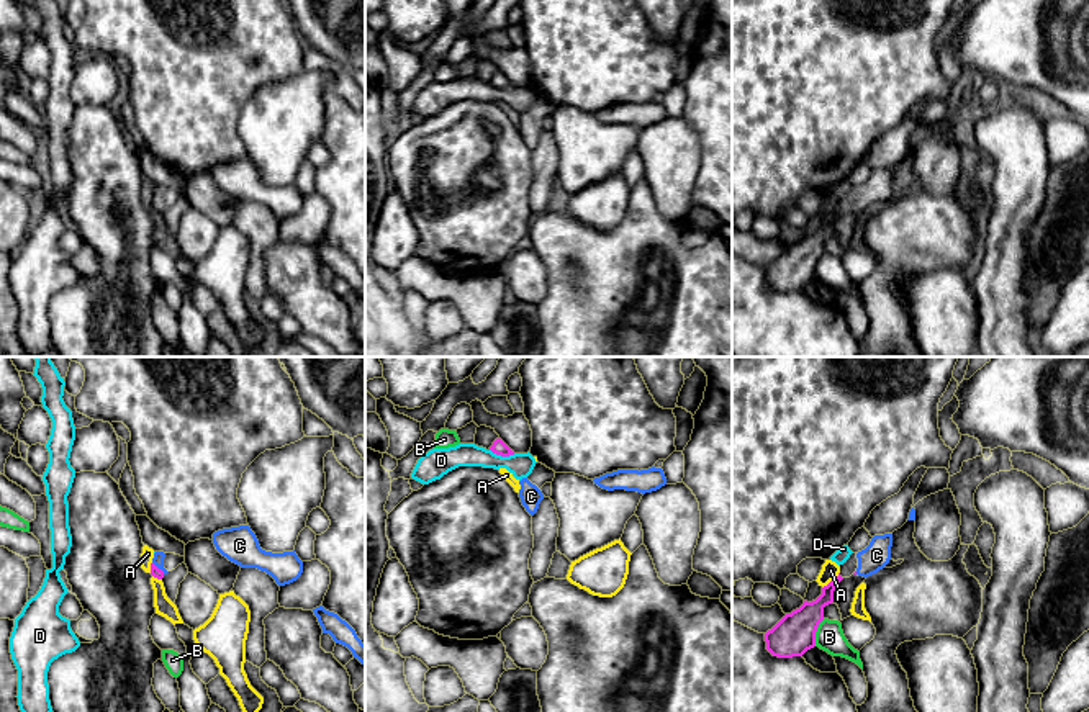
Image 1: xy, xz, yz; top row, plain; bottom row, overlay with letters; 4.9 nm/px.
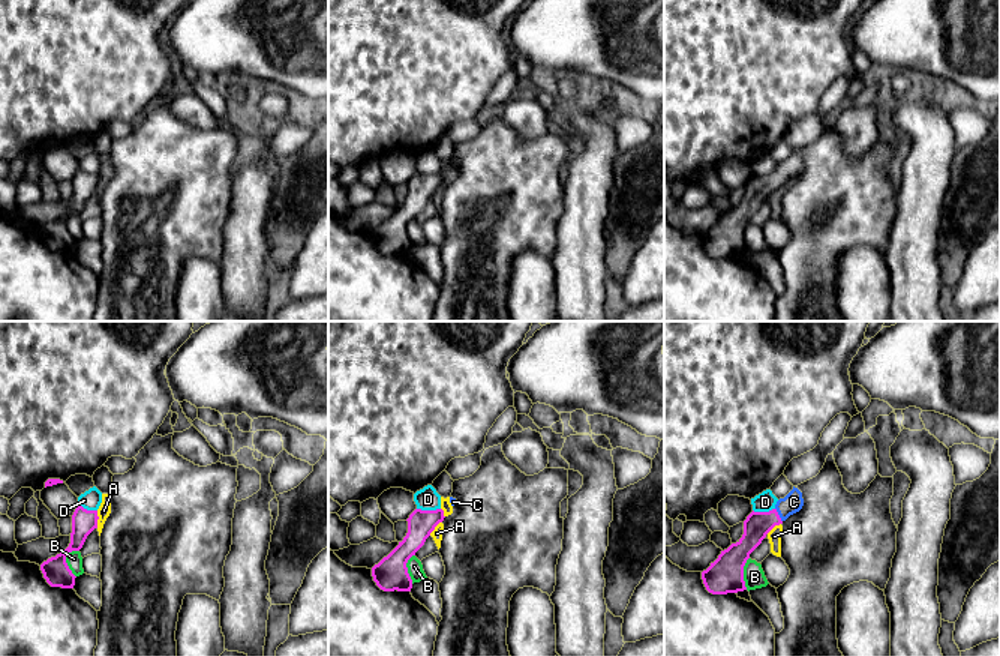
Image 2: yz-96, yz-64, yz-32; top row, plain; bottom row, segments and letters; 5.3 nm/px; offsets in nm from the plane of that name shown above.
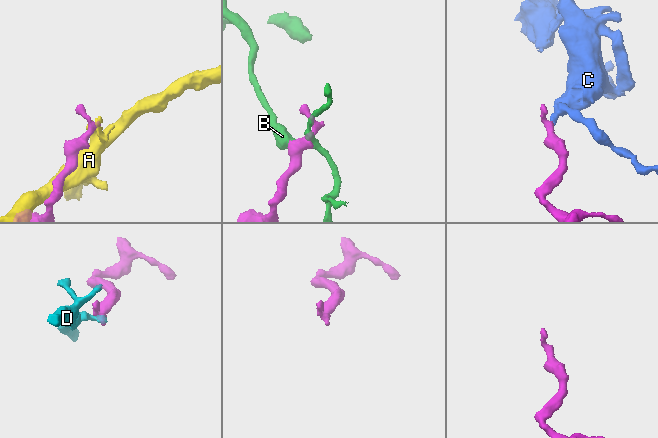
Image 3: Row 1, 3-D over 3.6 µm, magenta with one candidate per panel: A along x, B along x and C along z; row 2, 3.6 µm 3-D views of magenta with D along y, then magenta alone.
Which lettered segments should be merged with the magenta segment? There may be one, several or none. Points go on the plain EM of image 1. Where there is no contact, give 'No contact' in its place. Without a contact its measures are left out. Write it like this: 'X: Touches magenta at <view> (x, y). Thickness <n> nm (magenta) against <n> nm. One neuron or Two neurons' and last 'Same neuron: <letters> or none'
A: Touches magenta at yz (832, 213). Thickness 140 nm (magenta) against 90 nm. Two neurons
B: Touches magenta at yz (816, 264). Thickness 200 nm (magenta) against 140 nm. Two neurons
C: Touches magenta at xy (158, 202). Thickness 50 nm (magenta) against 60 nm. One neuron
D: Touches magenta at xz (503, 89). Thickness 70 nm (magenta) against 120 nm. Two neurons
Same neuron: C

